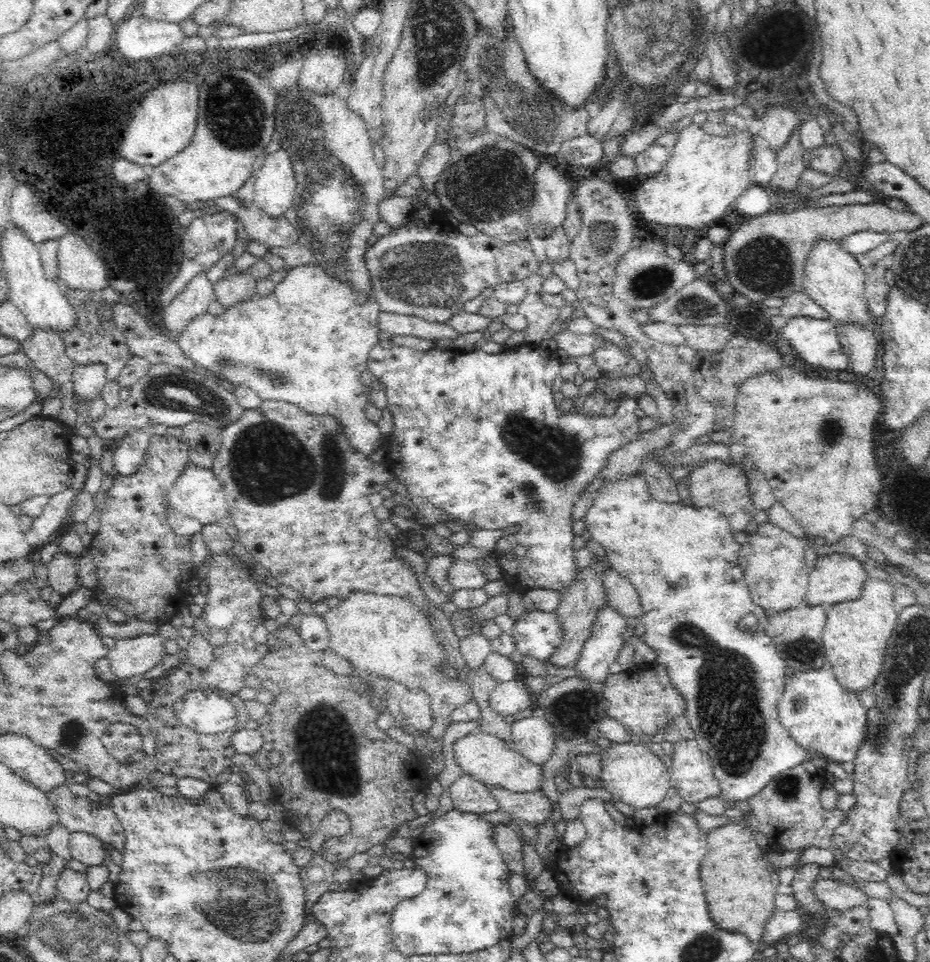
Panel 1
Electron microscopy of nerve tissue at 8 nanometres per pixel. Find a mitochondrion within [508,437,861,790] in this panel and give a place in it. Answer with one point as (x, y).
(728, 708)

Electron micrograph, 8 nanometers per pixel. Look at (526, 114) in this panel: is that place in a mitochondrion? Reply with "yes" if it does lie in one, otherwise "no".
yes

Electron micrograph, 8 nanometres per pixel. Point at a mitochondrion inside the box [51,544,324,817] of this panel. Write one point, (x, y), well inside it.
(73, 738)

